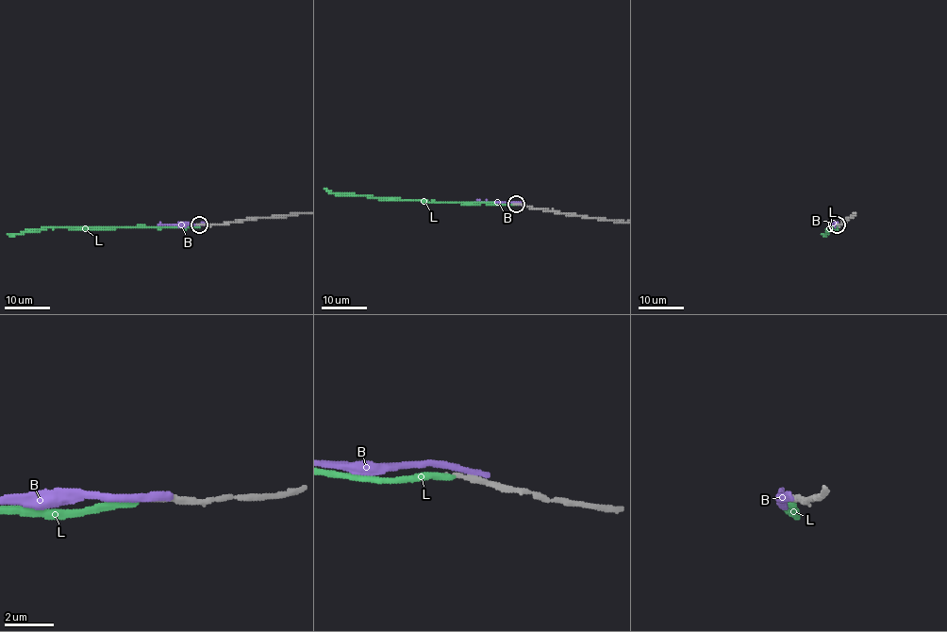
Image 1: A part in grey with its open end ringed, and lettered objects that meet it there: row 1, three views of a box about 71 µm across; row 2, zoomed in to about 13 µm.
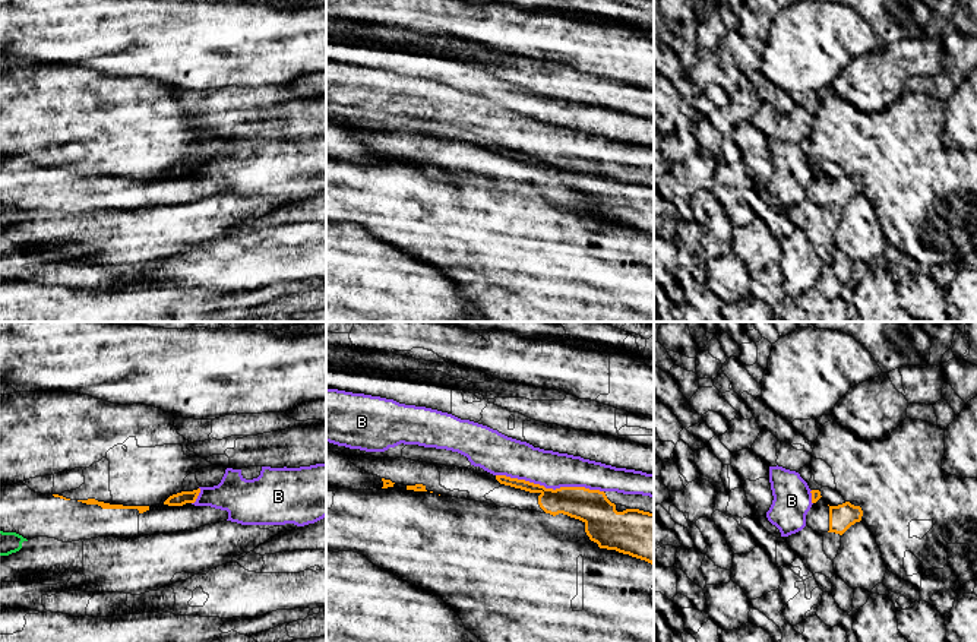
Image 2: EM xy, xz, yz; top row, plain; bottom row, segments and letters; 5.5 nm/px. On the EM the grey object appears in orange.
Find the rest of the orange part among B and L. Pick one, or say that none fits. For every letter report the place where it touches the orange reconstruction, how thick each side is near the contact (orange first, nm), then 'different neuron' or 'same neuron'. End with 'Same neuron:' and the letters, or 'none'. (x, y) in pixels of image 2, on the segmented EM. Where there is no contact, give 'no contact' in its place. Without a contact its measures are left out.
B: xz (550, 489) | 190/200 nm | different neuron
L: no contact | different neuron
Same neuron: none

